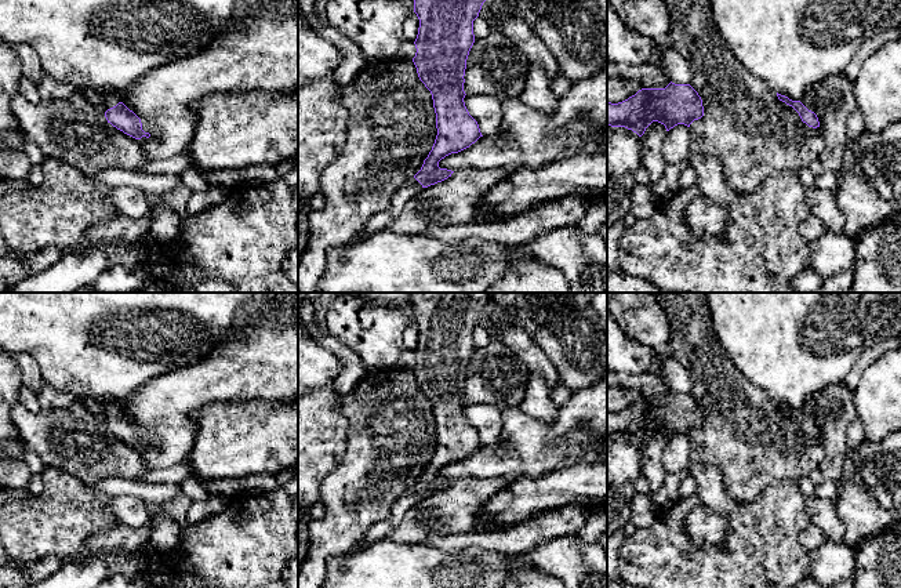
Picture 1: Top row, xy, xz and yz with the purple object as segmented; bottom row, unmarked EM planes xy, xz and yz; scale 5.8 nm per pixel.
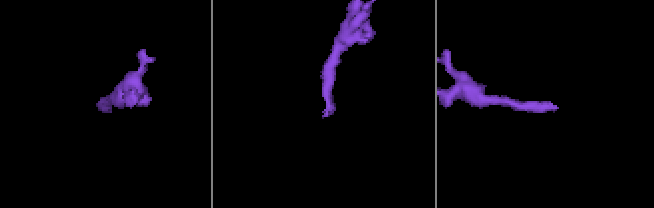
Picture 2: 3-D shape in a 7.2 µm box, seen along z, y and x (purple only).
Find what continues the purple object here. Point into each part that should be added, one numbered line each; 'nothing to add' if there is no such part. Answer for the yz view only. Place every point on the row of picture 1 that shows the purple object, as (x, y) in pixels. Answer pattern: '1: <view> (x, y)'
1: yz (807, 100)

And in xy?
1: xy (102, 100)

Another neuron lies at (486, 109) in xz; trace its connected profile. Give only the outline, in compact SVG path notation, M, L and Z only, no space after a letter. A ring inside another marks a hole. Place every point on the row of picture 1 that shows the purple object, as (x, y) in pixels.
M466 94L464 102L477 121L482 135L493 138L504 120L501 99L490 94Z

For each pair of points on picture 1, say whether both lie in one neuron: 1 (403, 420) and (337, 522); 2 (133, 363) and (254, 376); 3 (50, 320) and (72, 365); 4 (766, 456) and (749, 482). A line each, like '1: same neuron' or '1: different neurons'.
1: same neuron
2: different neurons
3: same neuron
4: same neuron

